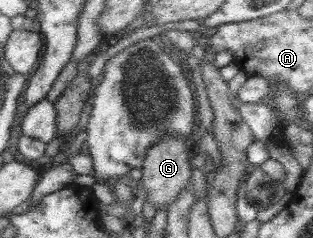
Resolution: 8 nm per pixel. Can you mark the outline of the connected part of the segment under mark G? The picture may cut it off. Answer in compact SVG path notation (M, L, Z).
M164 135L159 142L156 141L145 154L144 164L141 168L141 181L146 189L146 198L152 202L156 209L166 209L174 202L179 192L191 184L190 159L191 148L188 143L174 135Z

